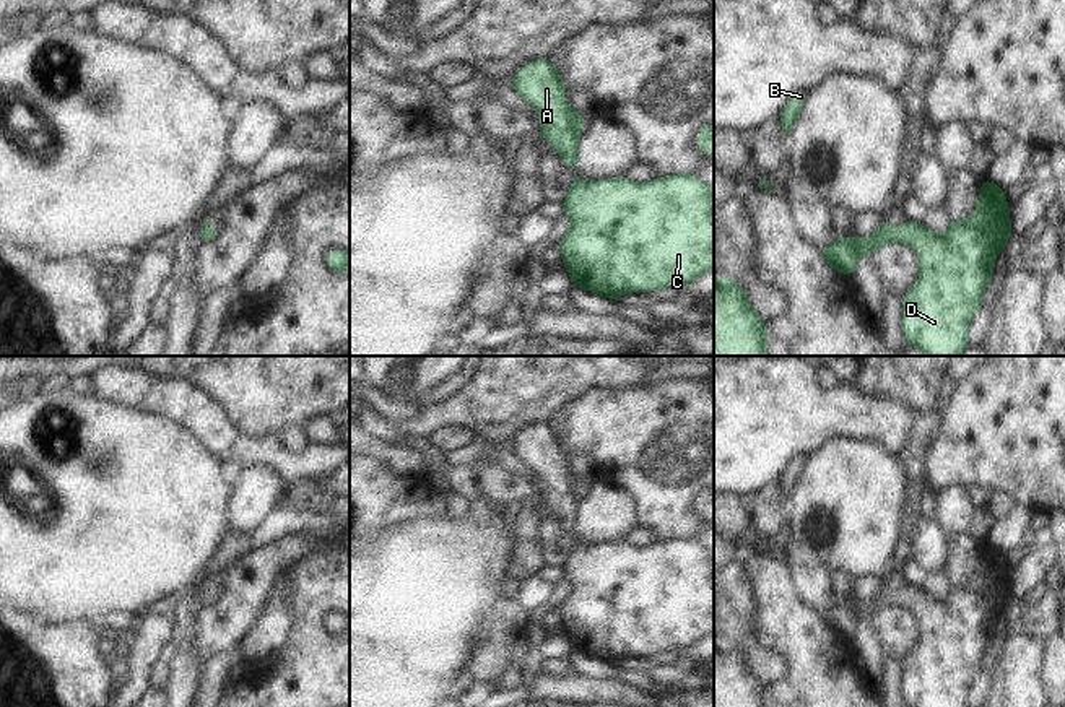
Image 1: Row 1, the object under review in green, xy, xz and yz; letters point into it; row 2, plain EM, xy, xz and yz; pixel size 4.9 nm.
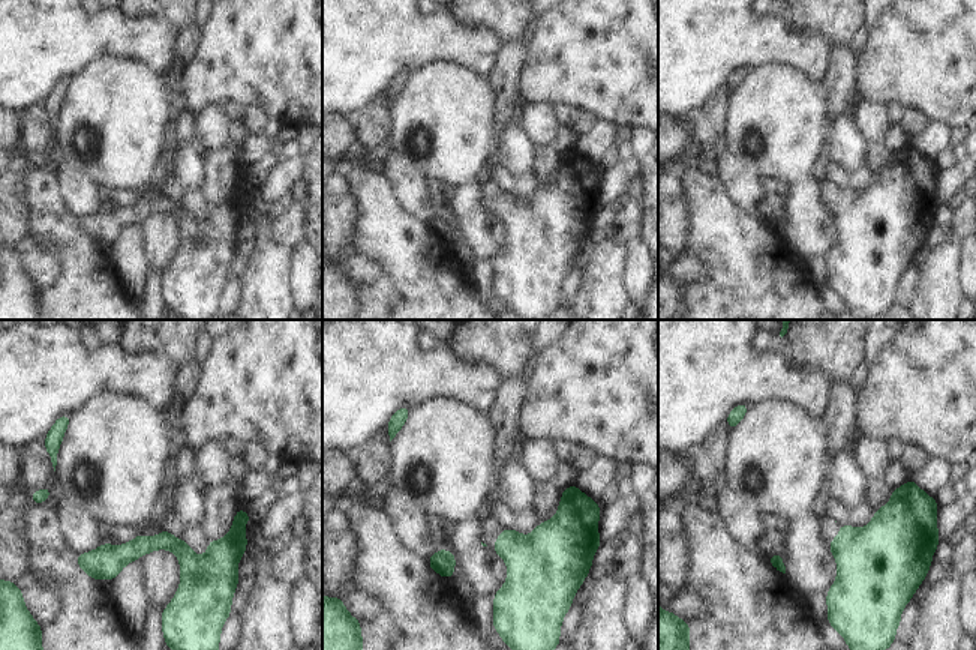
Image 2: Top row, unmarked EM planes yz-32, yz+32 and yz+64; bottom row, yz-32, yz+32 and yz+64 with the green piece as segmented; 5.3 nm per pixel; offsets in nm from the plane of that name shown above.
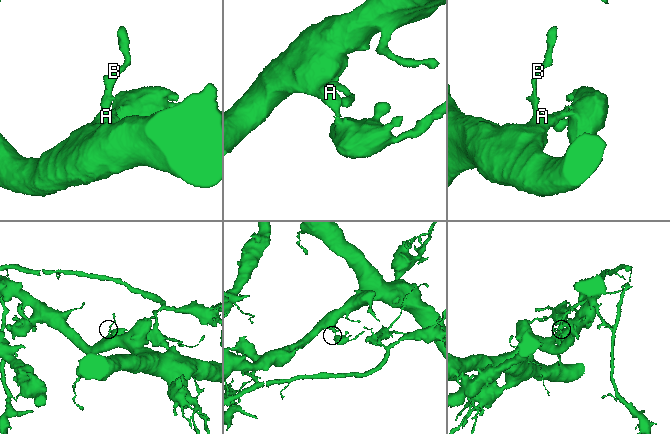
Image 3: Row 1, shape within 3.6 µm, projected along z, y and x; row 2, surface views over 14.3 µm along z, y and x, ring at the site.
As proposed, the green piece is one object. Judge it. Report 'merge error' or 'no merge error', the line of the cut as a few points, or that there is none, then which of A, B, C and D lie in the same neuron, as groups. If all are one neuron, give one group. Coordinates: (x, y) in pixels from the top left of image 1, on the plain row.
no merge error | no cut | A B C D

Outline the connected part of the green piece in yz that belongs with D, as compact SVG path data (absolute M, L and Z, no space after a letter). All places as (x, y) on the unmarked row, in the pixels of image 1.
M985 540L974 579L967 583L951 583L945 600L937 600L915 583L909 583L894 593L891 585L885 582L881 590L868 601L837 601L836 606L818 614L829 631L850 640L863 619L889 606L912 609L919 618L920 640L902 661L902 697L906 704L909 707L969 707L971 684L982 671L984 653L995 634L992 626L1005 613L1011 598L1005 553L992 548Z

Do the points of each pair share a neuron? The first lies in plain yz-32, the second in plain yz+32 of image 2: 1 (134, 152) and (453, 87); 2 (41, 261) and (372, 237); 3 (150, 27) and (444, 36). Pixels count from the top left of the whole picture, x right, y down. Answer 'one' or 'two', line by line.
1: one
2: two
3: one

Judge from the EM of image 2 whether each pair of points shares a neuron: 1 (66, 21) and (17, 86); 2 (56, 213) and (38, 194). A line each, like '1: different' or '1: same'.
1: same
2: same

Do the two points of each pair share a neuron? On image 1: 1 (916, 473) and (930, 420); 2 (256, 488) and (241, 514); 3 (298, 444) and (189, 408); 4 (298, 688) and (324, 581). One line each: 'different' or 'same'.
1: same
2: same
3: different
4: same

